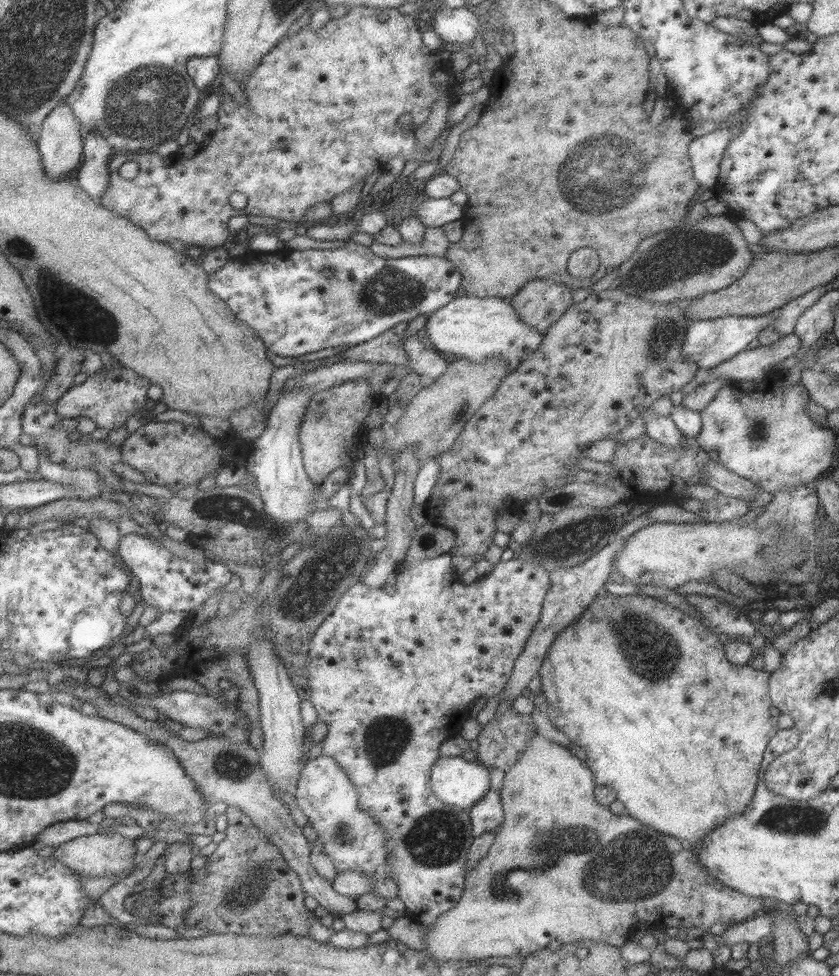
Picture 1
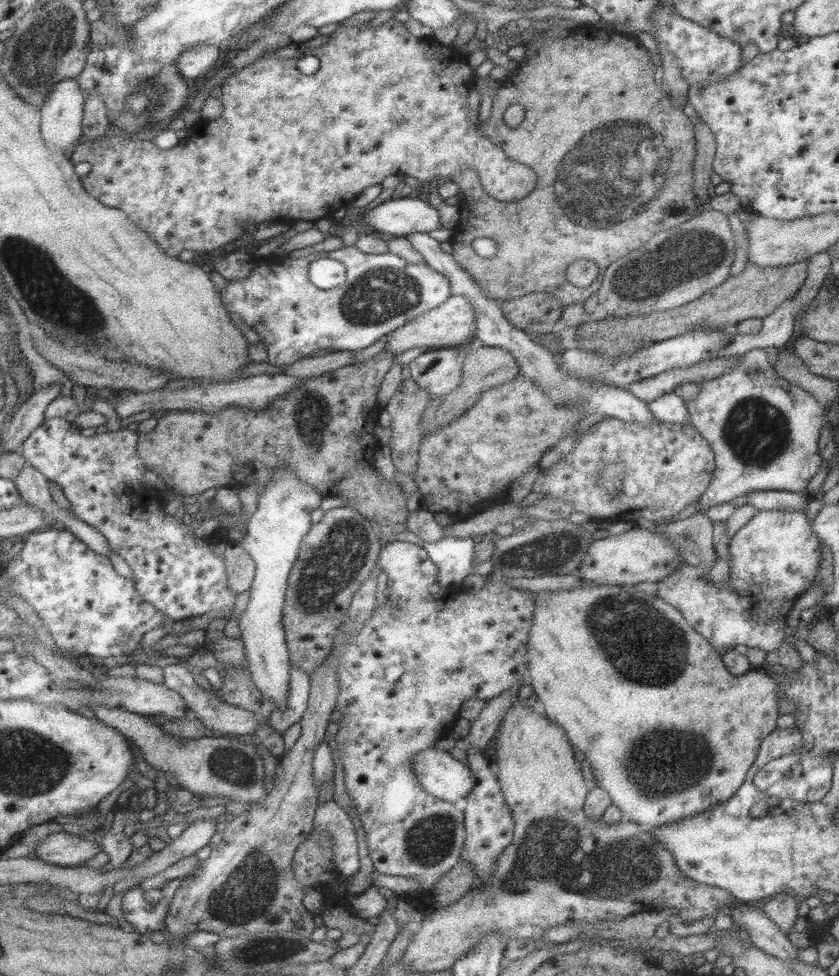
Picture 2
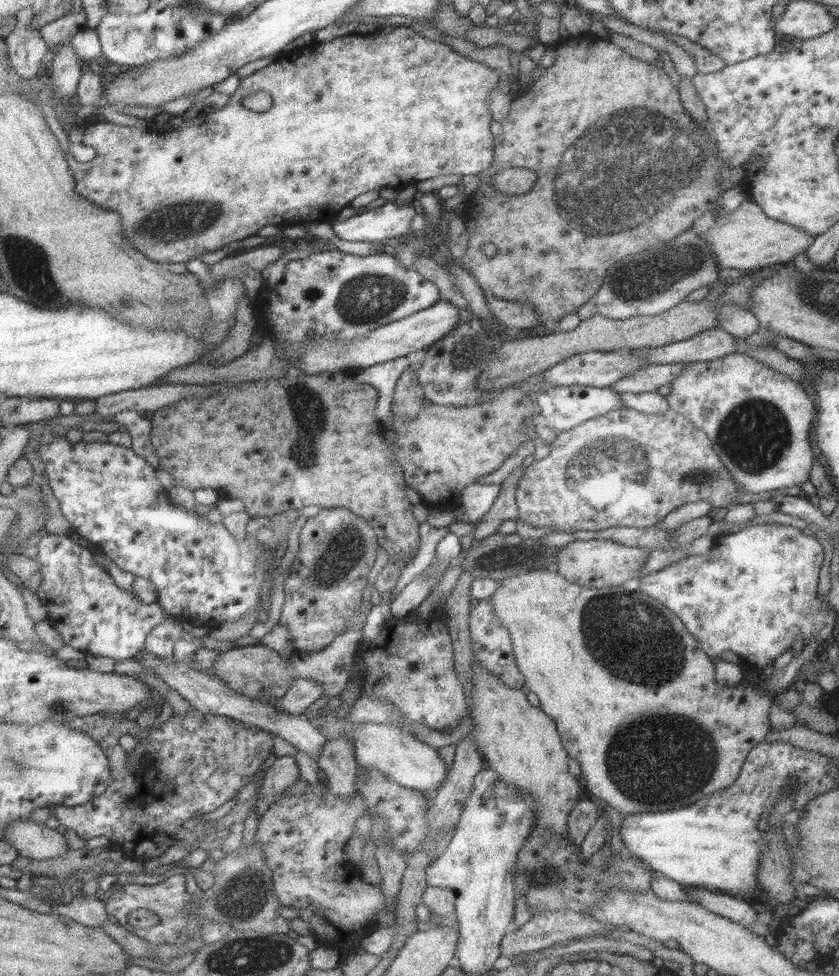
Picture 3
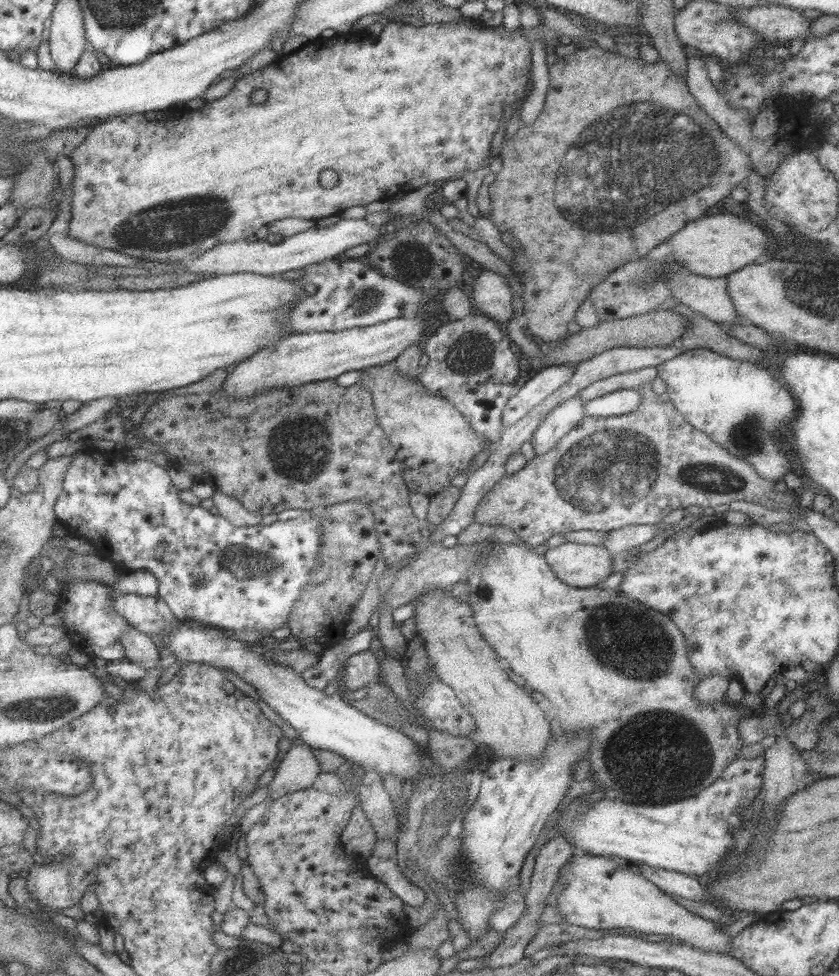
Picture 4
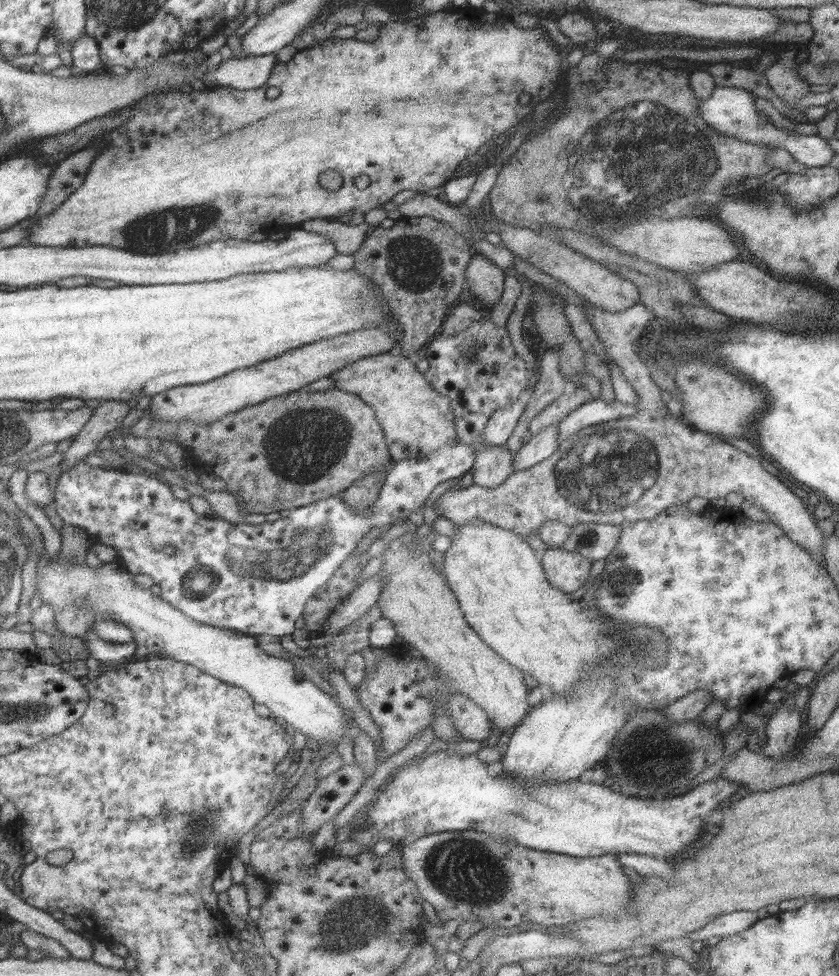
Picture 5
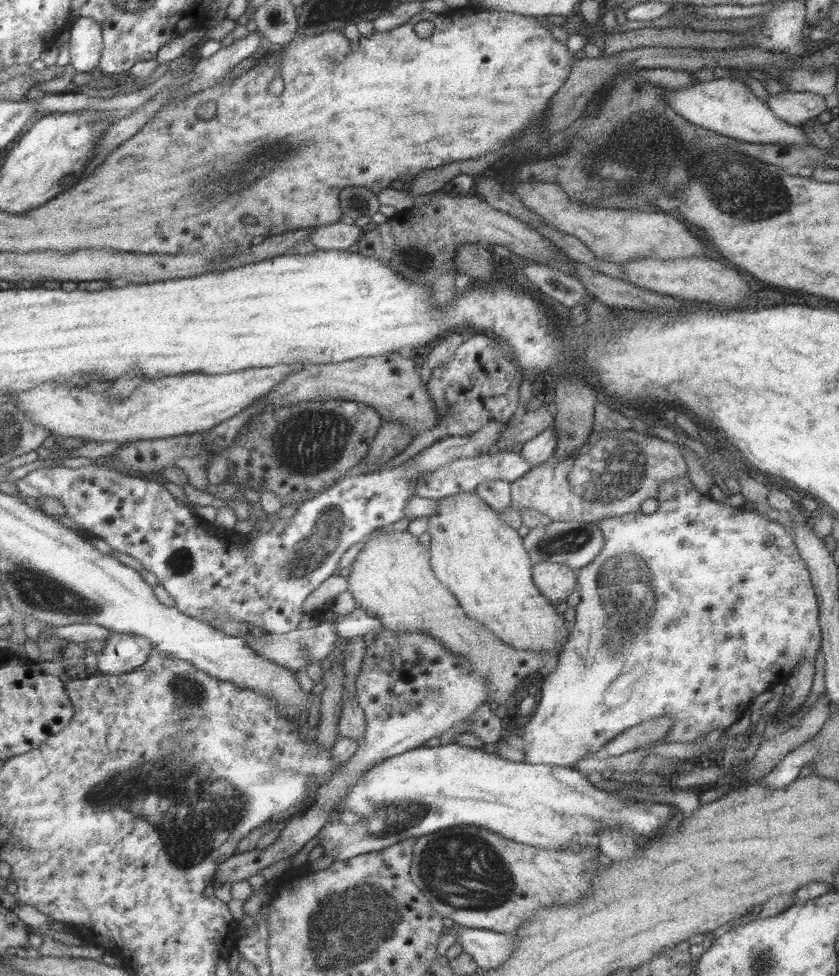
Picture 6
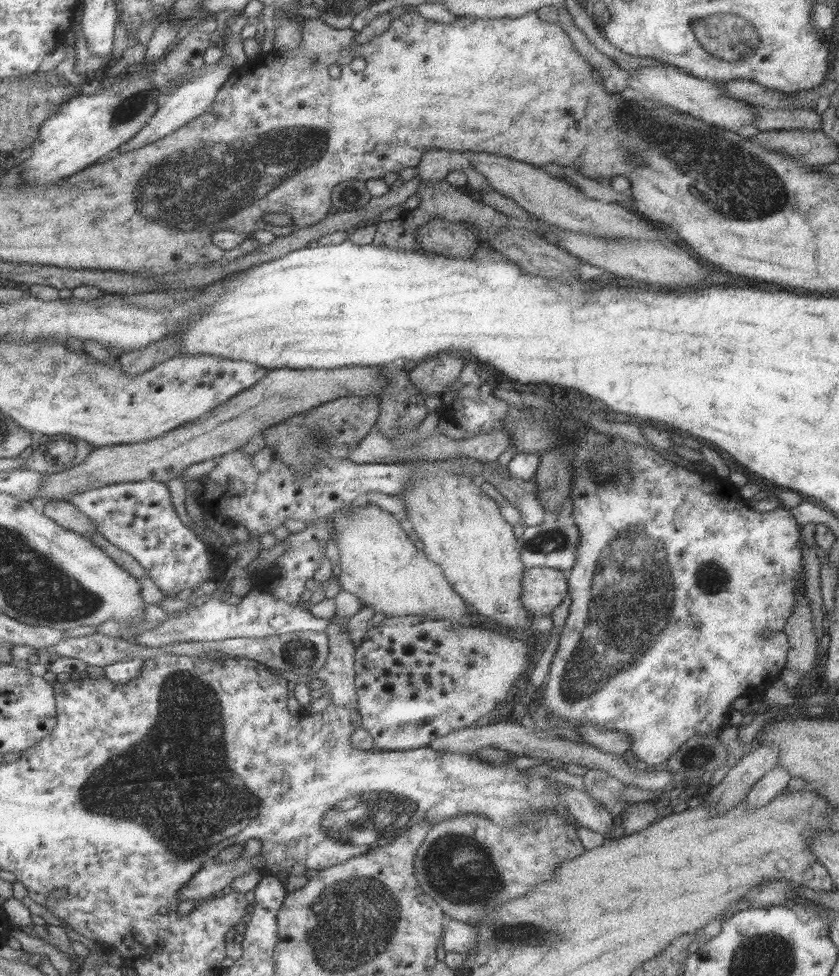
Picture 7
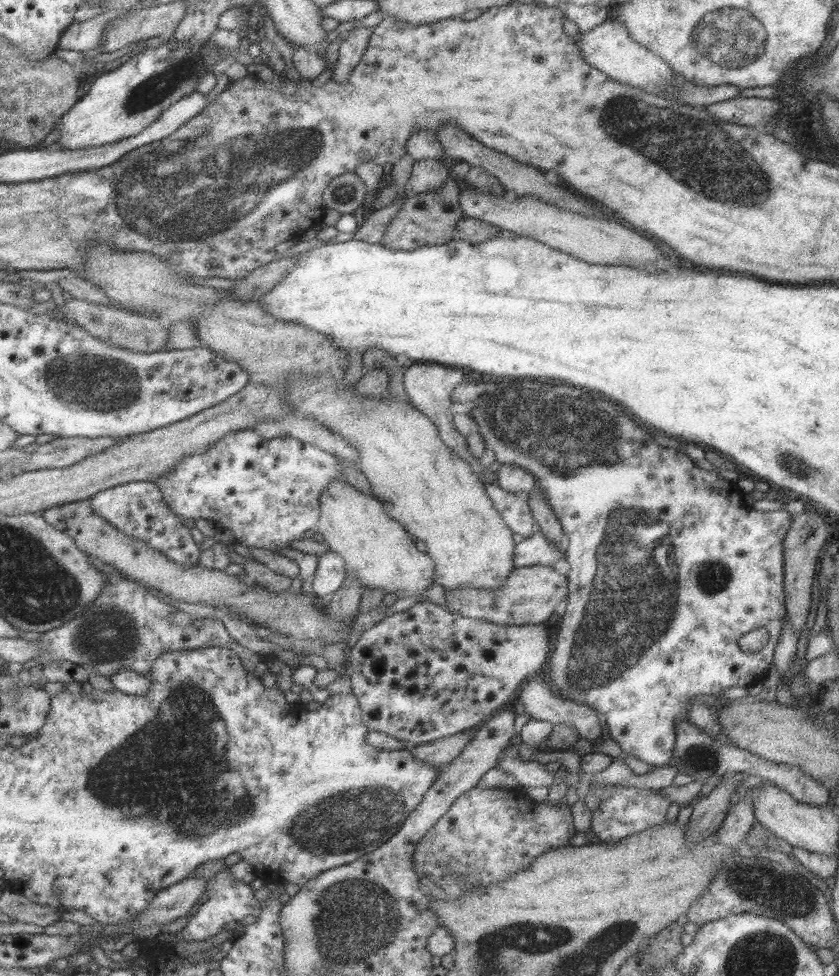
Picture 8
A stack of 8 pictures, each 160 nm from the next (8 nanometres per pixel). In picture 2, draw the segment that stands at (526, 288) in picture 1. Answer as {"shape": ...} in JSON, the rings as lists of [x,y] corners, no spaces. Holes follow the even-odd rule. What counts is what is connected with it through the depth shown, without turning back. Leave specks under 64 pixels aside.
{"shape":[[[531,292],[515,300],[502,301],[499,305],[503,316],[515,328],[553,337],[559,315],[563,310],[559,301],[546,292]]]}

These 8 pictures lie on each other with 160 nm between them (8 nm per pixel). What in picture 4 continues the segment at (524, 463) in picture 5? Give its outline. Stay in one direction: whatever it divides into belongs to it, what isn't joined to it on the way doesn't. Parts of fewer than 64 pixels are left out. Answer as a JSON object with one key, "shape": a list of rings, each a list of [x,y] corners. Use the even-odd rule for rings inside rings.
{"shape":[[[576,396],[564,400],[537,425],[530,440],[533,452],[537,456],[545,454],[556,442],[582,420],[583,402]]]}

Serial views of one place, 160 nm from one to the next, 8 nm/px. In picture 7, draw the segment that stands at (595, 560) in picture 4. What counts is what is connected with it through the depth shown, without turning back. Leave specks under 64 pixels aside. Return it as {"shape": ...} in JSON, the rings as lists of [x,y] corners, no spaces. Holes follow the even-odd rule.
{"shape":[[[548,567],[527,568],[521,575],[519,603],[533,617],[548,616],[567,596],[566,573]]]}

